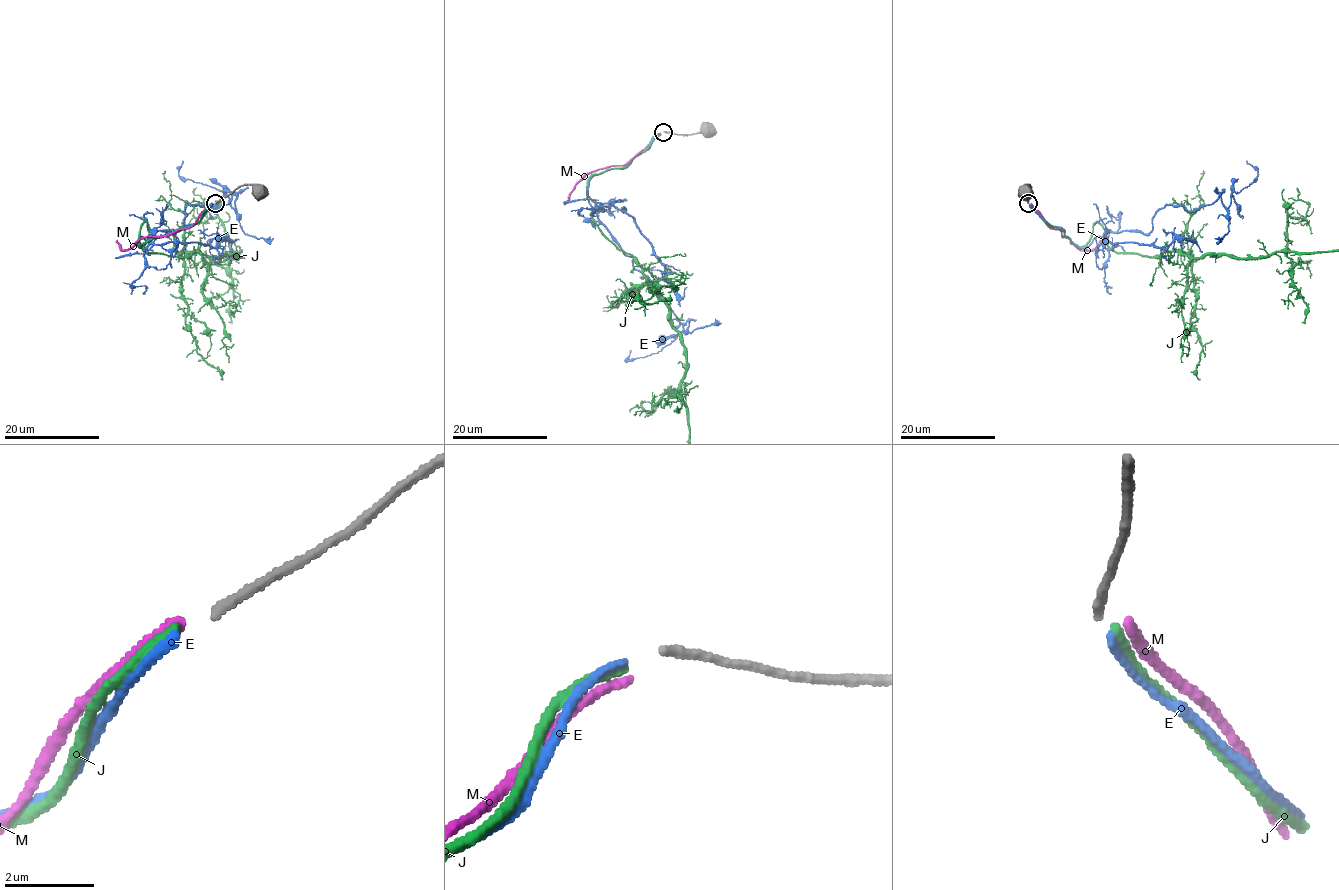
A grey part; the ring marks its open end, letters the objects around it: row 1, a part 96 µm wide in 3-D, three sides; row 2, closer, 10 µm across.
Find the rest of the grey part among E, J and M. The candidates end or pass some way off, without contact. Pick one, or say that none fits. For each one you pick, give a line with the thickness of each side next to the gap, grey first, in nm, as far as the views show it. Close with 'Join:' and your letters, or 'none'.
E: 200/190 nm
Join: E

